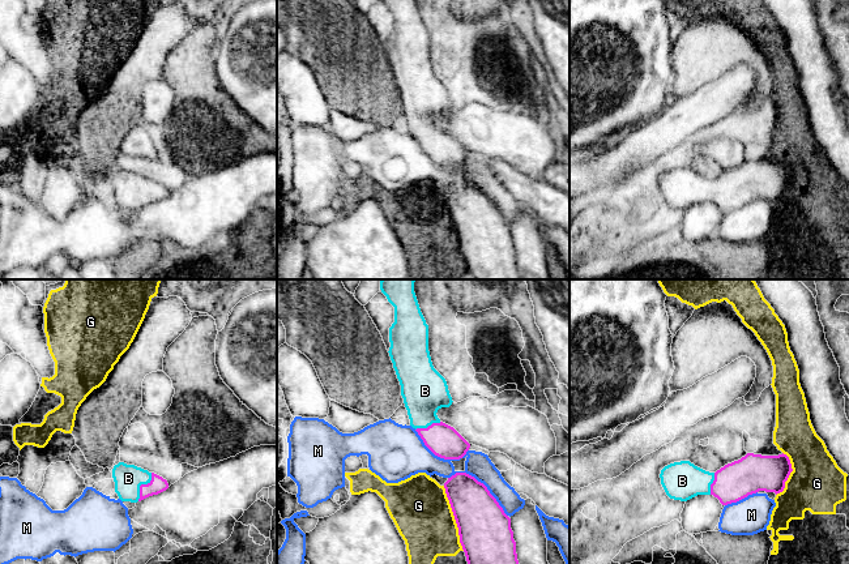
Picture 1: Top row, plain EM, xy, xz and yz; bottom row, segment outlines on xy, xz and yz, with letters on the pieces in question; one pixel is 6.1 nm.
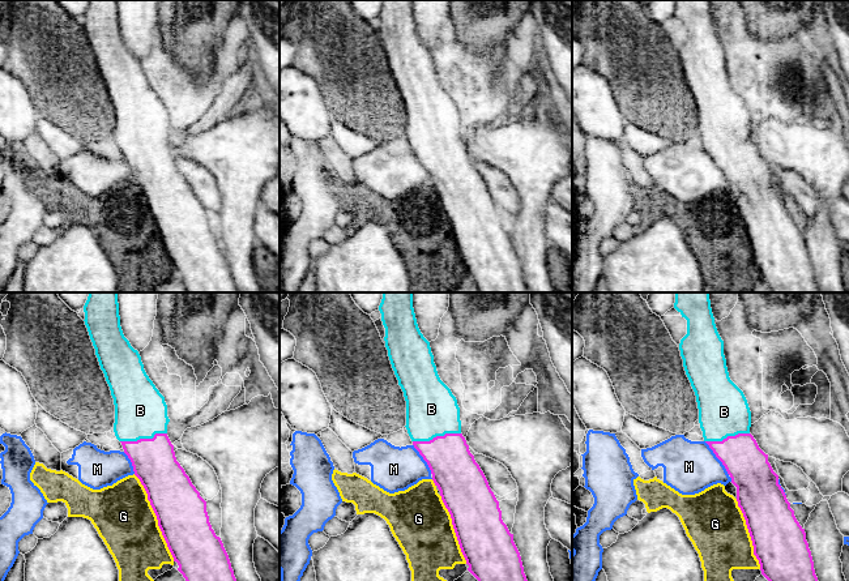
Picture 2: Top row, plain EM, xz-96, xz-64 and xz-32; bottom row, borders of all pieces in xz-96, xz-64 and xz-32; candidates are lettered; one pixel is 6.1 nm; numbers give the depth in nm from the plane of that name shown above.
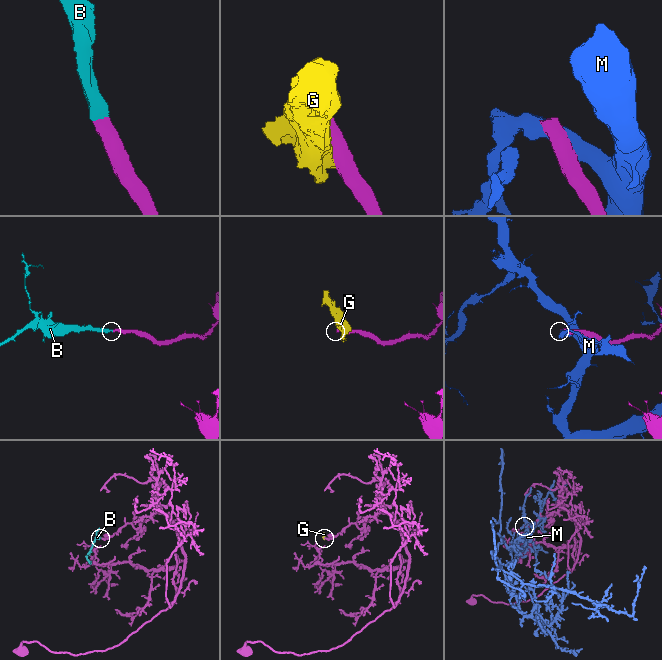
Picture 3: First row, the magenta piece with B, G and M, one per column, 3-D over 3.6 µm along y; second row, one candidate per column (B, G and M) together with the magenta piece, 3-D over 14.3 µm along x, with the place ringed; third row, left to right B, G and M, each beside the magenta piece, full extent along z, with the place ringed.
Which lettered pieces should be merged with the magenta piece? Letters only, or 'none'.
B

